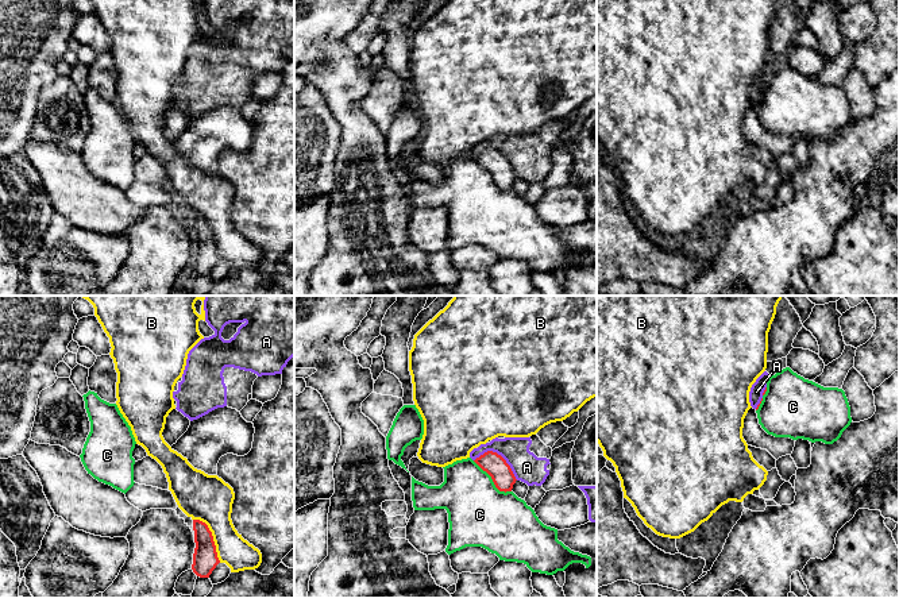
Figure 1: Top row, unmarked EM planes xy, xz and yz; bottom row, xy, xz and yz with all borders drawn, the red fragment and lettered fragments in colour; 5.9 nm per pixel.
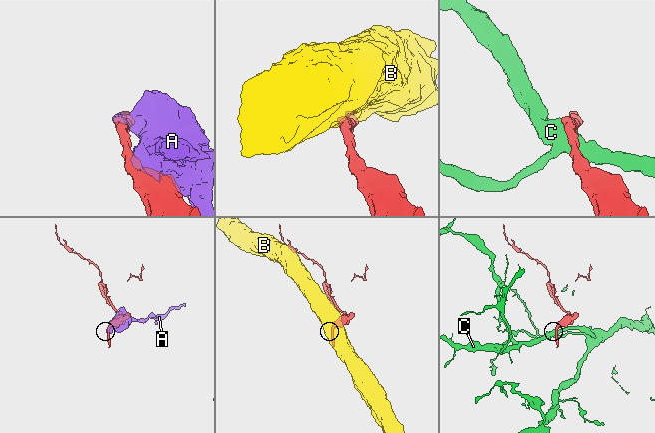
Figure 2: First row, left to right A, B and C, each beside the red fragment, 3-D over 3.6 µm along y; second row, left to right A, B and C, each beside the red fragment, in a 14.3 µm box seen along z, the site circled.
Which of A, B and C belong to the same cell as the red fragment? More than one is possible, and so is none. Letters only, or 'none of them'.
none of them

